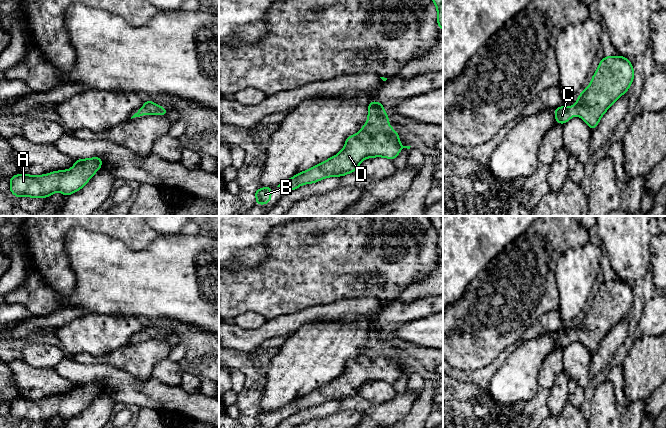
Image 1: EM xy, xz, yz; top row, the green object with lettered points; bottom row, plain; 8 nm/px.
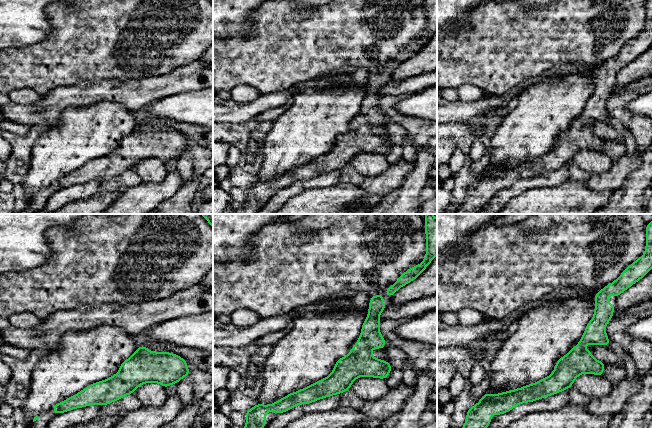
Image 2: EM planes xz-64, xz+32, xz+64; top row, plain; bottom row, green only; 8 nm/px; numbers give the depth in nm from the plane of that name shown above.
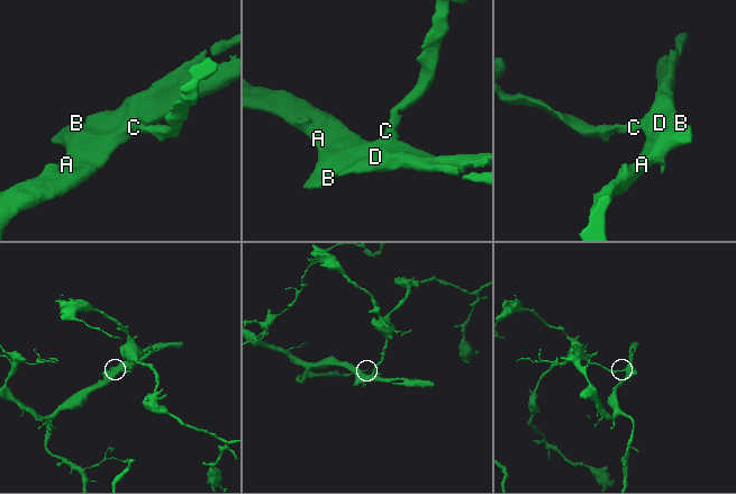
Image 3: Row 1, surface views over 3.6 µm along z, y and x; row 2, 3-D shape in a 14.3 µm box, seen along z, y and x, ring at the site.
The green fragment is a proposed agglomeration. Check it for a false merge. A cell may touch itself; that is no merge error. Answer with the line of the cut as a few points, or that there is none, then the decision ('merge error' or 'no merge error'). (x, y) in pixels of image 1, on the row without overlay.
no cut; no merge error

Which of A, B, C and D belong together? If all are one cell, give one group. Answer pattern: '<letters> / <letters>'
A B C D

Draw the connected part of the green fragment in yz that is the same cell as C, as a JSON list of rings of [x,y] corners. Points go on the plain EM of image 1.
[[[605,280],[599,287],[589,310],[580,317],[576,328],[556,332],[557,348],[564,348],[574,339],[582,342],[592,354],[610,330],[626,317],[634,303],[633,289],[622,280]]]

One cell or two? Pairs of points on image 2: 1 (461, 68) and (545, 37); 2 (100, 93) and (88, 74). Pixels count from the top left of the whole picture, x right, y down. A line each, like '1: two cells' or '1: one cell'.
1: one cell
2: two cells

